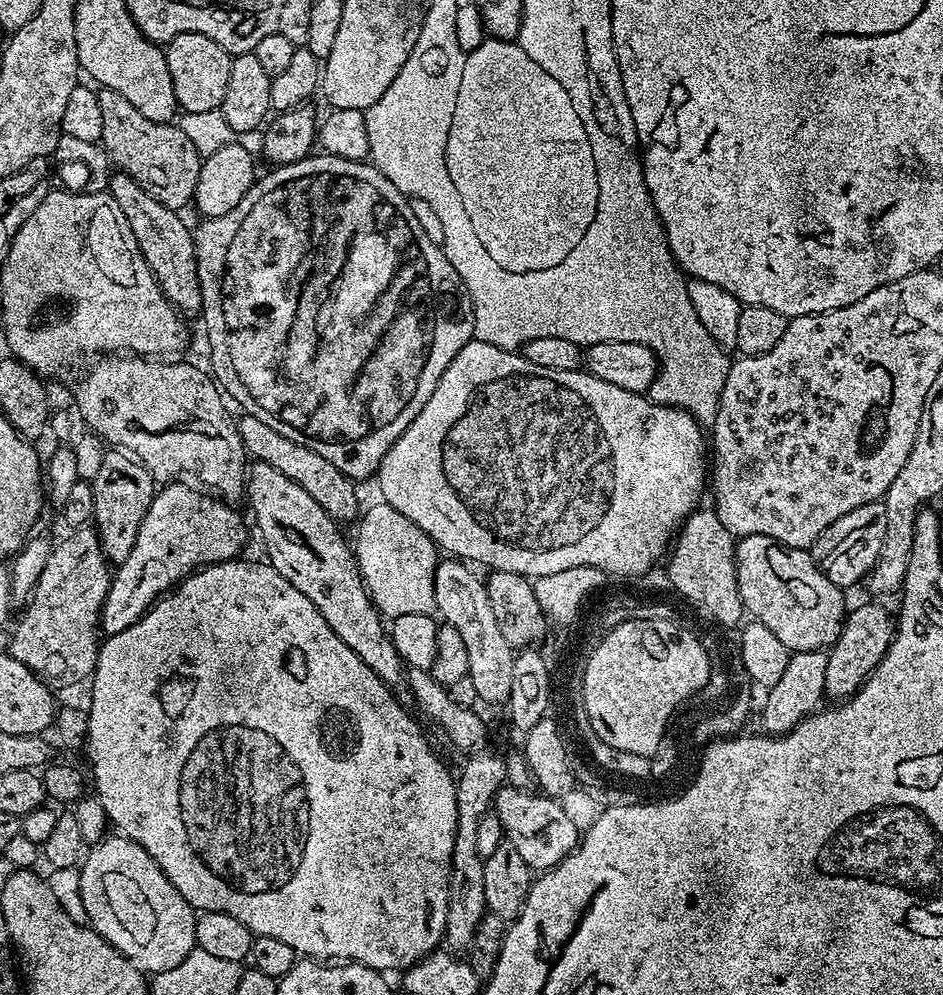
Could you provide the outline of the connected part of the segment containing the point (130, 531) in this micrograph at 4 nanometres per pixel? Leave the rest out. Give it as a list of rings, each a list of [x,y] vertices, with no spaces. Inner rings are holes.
[[[123,450],[105,451],[102,466],[98,474],[90,481],[93,490],[93,512],[96,535],[100,538],[100,545],[104,547],[104,555],[113,565],[126,562],[126,554],[134,550],[134,538],[138,538],[138,530],[142,526],[142,518],[146,518],[146,510],[150,510],[150,502],[154,495],[154,481],[144,465]]]

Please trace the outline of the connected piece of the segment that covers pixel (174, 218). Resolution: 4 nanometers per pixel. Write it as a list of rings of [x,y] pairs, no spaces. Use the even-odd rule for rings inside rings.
[[[117,171],[108,180],[106,188],[112,197],[112,203],[119,206],[126,222],[130,222],[130,230],[138,242],[140,253],[165,299],[181,313],[199,313],[200,283],[196,273],[196,243],[190,228],[184,225],[184,220],[180,217],[183,215],[177,209],[154,202],[154,198],[150,198],[150,194],[146,194],[146,190],[142,190],[138,182],[134,182],[124,172]]]

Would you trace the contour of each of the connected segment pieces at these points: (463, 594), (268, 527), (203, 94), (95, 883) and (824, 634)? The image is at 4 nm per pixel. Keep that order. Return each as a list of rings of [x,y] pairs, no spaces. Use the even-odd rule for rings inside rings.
[[[456,558],[444,559],[437,563],[434,574],[435,611],[440,612],[439,619],[454,626],[454,630],[462,634],[462,642],[466,642],[466,655],[470,660],[468,677],[474,682],[479,703],[507,705],[516,658],[510,642],[502,638],[498,622],[490,611],[487,585],[471,572],[473,569],[467,563]]]
[[[261,460],[247,469],[247,500],[268,551],[267,563],[278,570],[290,586],[302,590],[302,594],[314,602],[318,614],[326,618],[326,626],[330,626],[330,630],[334,630],[334,634],[338,634],[338,638],[374,670],[381,682],[393,690],[403,689],[406,666],[386,635],[385,621],[368,597],[368,587],[360,576],[353,545],[344,541],[343,534],[336,529],[339,528],[337,521],[331,520],[326,510],[322,510],[298,482],[290,482],[282,470],[274,470],[274,466]]]
[[[178,34],[167,41],[164,57],[170,70],[170,82],[174,86],[175,103],[180,103],[184,112],[219,109],[222,98],[226,98],[226,82],[230,78],[233,53],[206,38],[206,34]]]
[[[123,834],[109,835],[103,842],[87,849],[78,869],[83,915],[87,923],[141,972],[155,974],[174,970],[174,966],[178,966],[178,962],[182,962],[182,958],[186,958],[186,954],[196,947],[197,909],[188,904],[182,894],[178,894],[158,862],[154,862],[152,855],[138,842],[129,840]]]
[[[741,536],[735,541],[736,586],[744,611],[755,623],[766,626],[788,648],[789,653],[818,652],[831,648],[844,625],[845,593],[830,578],[821,574],[812,560],[811,551],[791,548],[765,536]]]

